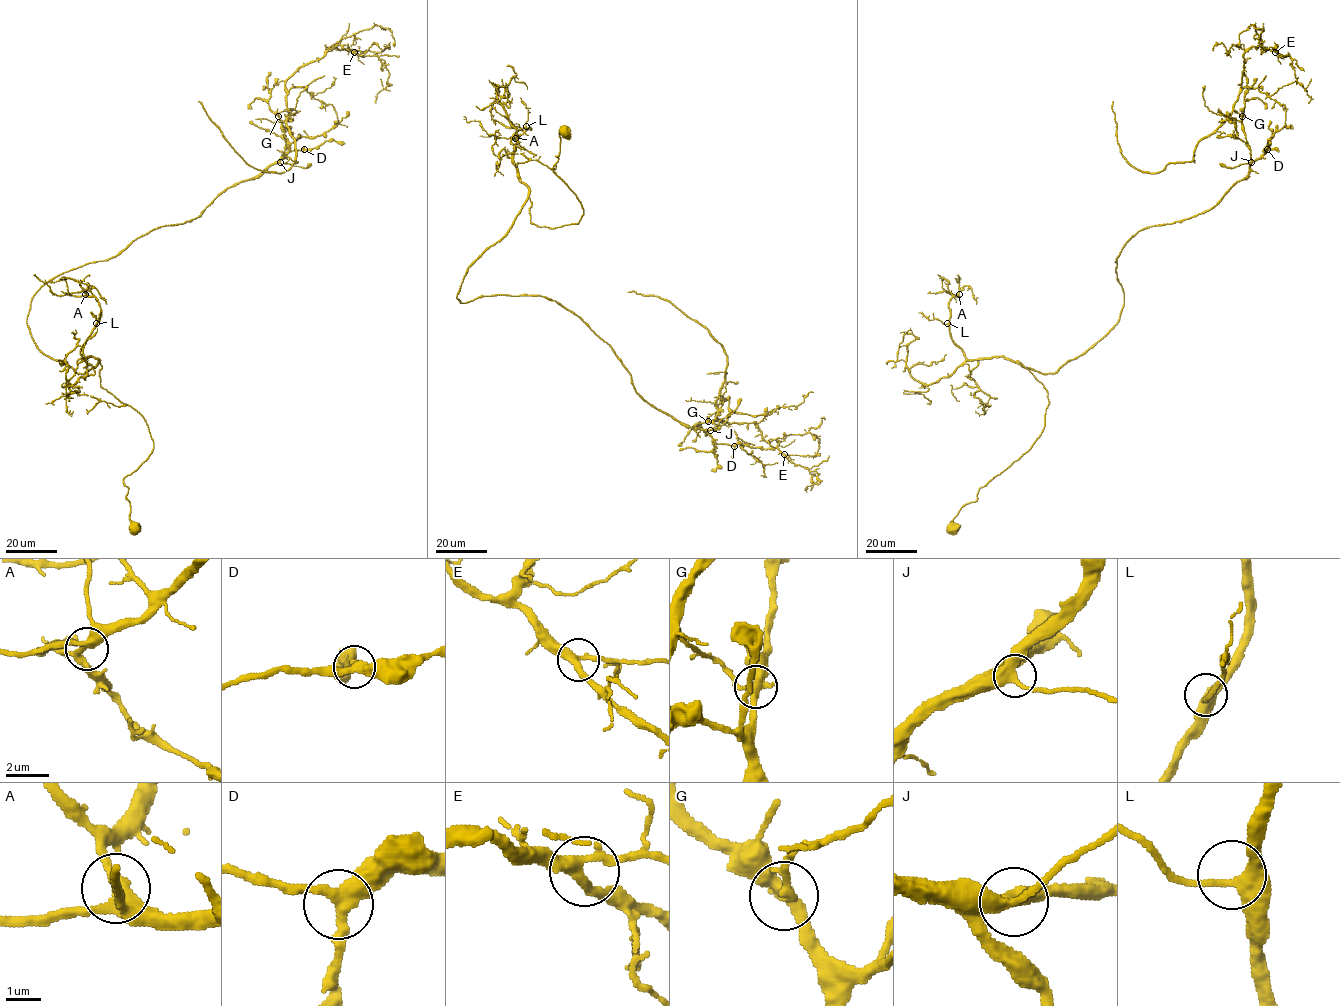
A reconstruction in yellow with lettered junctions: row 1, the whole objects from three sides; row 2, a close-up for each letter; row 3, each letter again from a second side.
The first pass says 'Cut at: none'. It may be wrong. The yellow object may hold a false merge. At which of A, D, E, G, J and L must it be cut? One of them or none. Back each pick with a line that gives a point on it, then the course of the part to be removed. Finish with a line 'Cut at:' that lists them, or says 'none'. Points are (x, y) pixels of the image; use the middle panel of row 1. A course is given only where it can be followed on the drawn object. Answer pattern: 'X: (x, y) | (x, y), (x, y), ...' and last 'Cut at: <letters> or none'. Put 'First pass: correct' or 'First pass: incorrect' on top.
First pass: incorrect
G: (708, 421) | (708, 421), (718, 410), (716, 400), (727, 363), (724, 348), (711, 333), (667, 300), (628, 292)
Cut at: G

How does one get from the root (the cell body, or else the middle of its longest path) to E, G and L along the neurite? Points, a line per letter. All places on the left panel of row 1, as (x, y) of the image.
E: (135, 528), (145, 420), (99, 362), (37, 347), (31, 298), (275, 164), (285, 82), (354, 52)
G: (135, 528), (145, 420), (99, 362), (37, 347), (31, 298), (275, 164), (278, 116)
L: (135, 528), (123, 479), (153, 440), (145, 420), (101, 386), (98, 360), (83, 360), (96, 323)

